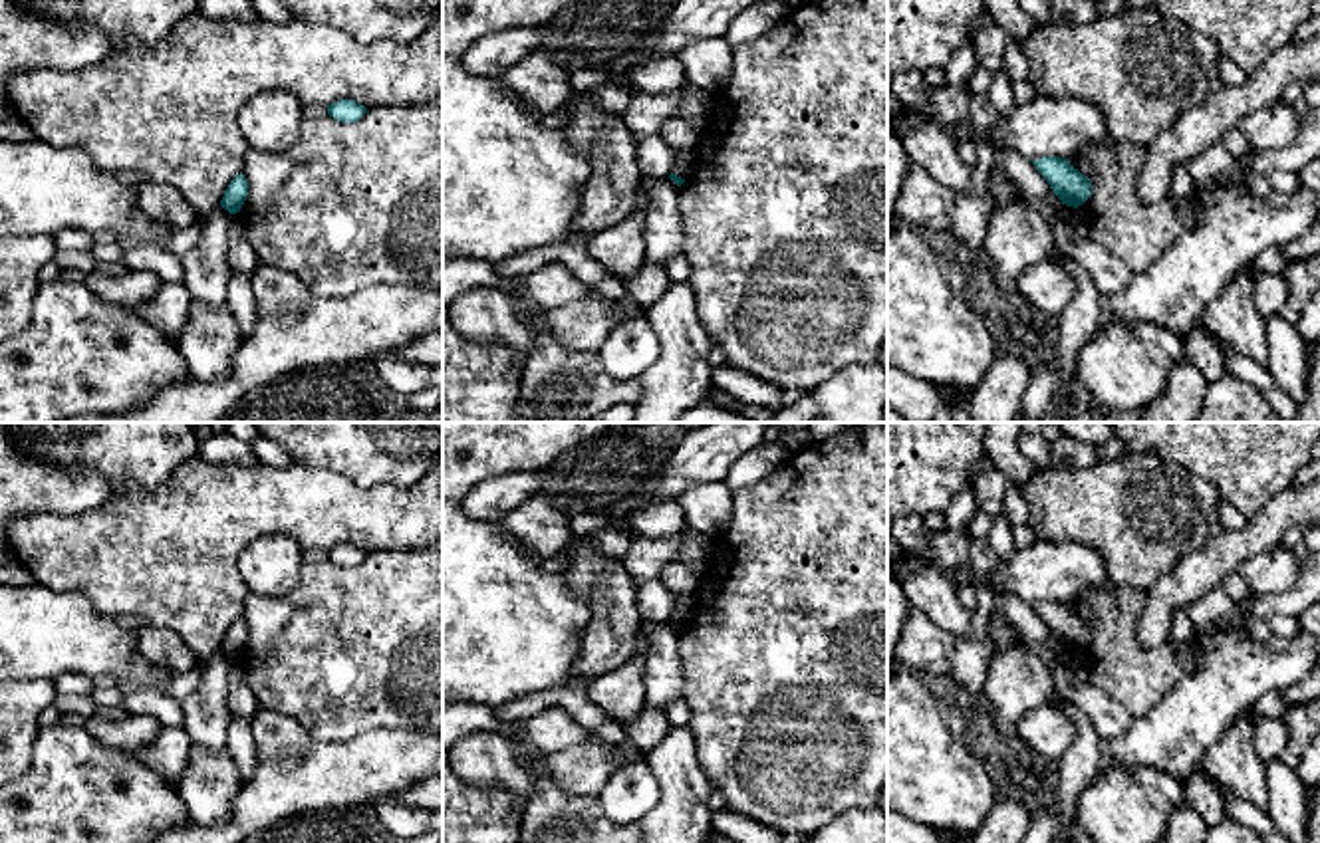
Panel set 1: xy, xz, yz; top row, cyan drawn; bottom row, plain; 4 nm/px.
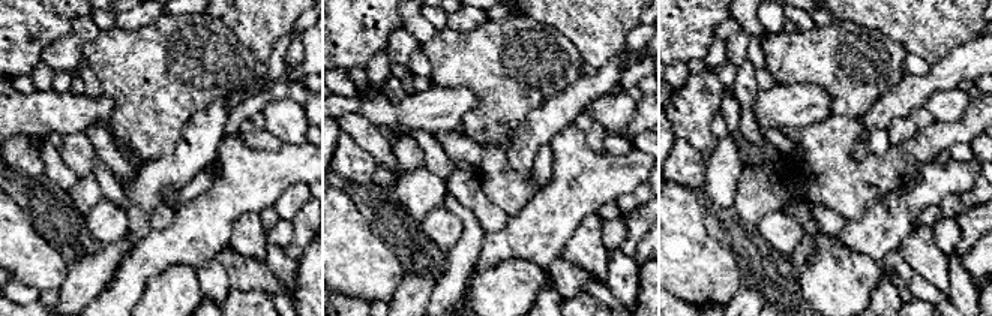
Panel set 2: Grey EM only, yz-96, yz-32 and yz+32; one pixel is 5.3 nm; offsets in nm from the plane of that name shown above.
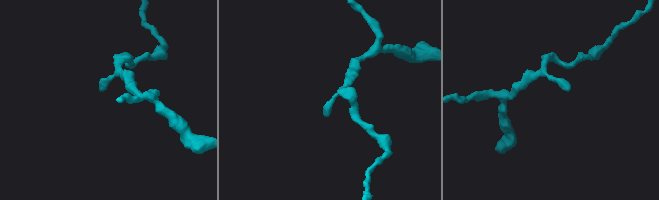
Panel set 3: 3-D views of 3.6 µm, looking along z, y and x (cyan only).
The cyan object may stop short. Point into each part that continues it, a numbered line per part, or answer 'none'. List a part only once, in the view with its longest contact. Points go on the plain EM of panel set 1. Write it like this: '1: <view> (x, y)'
none

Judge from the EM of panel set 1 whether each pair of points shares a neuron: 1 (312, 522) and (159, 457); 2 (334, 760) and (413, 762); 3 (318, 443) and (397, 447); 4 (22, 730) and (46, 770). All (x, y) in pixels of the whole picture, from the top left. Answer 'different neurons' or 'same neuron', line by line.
1: different neurons
2: same neuron
3: same neuron
4: different neurons

